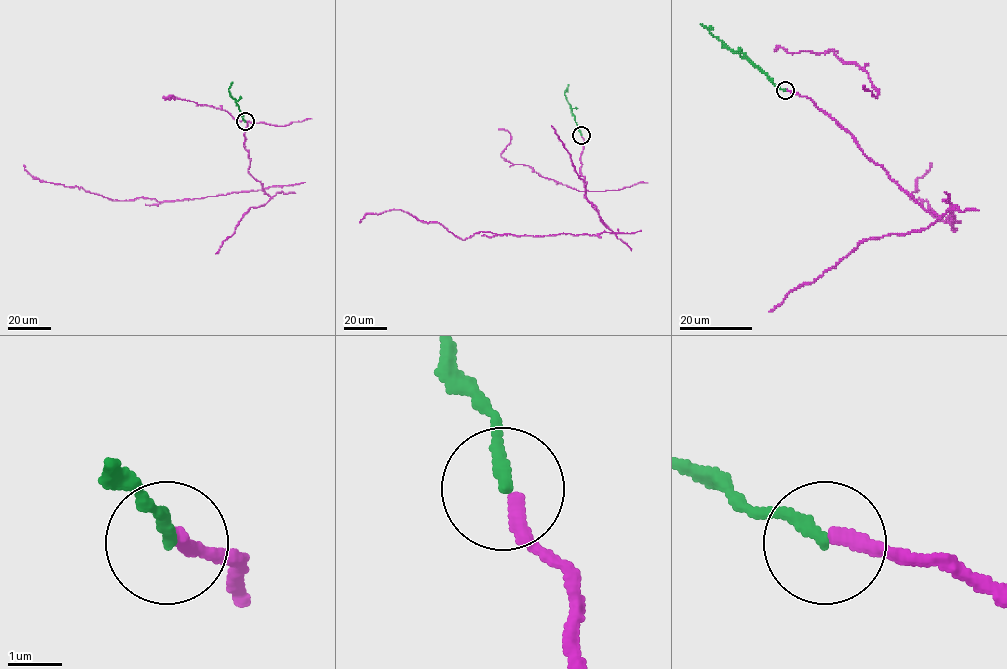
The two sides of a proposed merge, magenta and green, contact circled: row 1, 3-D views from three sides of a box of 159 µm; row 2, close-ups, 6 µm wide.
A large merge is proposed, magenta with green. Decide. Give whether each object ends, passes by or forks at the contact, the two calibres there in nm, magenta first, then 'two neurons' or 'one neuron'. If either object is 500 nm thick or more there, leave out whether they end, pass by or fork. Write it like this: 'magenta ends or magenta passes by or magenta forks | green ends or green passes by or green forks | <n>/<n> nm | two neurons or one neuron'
magenta ends | green ends | 280/260 nm | one neuron

